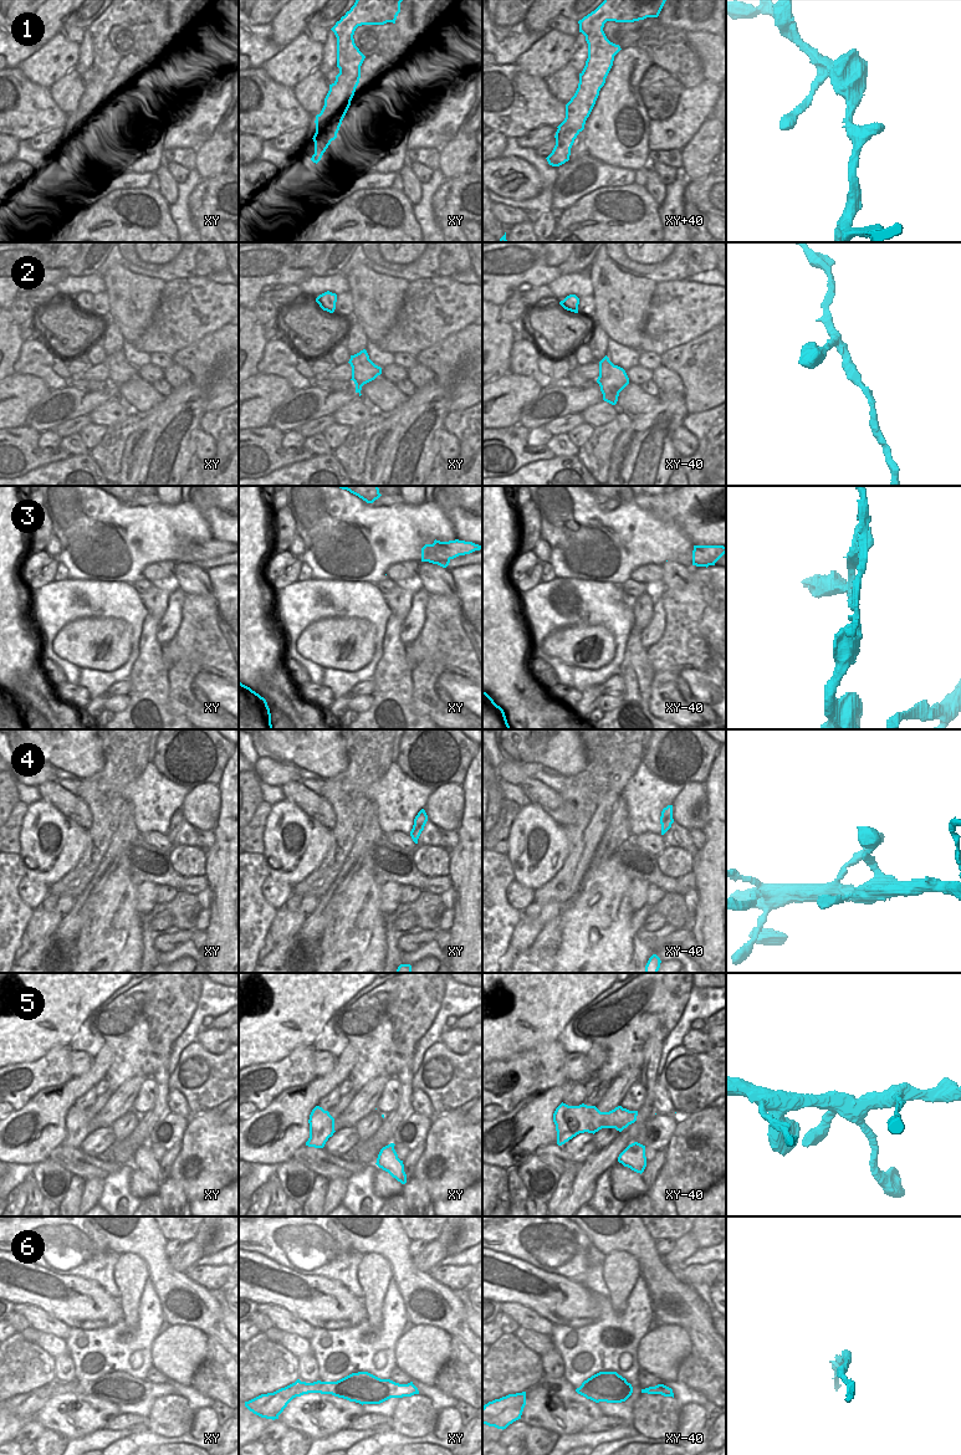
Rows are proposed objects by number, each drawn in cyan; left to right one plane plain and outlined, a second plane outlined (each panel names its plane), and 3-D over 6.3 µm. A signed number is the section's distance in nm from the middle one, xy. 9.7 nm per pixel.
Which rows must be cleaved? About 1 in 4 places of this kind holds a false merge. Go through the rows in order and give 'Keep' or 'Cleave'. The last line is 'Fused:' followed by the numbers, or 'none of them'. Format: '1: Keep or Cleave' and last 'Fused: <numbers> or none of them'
1: Keep
2: Keep
3: Cleave
4: Keep
5: Keep
6: Keep
Fused: 3.

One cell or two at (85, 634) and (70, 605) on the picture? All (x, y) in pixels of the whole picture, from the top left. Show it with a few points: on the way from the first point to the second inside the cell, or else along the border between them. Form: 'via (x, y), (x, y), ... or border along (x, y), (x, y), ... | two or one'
border along (107, 619), (75, 619), (55, 638) | two

